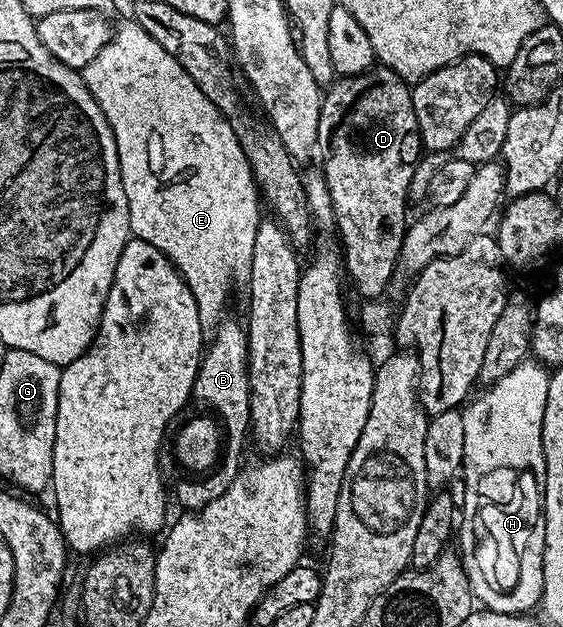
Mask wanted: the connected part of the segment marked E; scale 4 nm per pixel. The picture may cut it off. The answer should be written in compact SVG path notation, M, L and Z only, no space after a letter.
M128 20L128 23L121 30L119 27L113 33L110 41L98 51L94 56L94 60L91 60L88 66L83 69L82 77L86 88L90 88L94 100L98 100L98 108L102 108L102 112L114 132L114 140L118 148L120 179L128 201L129 231L135 237L146 240L146 244L154 244L154 248L161 250L174 263L176 271L183 276L184 283L187 284L190 292L196 297L200 322L206 328L215 327L225 317L224 309L228 306L228 293L231 292L236 278L247 279L252 257L254 256L254 236L258 236L258 228L262 221L262 215L260 215L262 200L258 195L256 179L252 177L252 169L248 163L248 158L242 152L230 124L223 114L218 112L218 108L214 108L214 104L210 104L210 100L206 100L202 88L198 88L198 84L194 84L194 80L190 80L186 68L182 68L182 64L178 64L178 60L174 60L174 56L170 56L170 52L166 52L166 48L162 48L162 44L158 44L158 40L154 40L154 36L147 34L141 26L137 26L135 21L132 20Z

